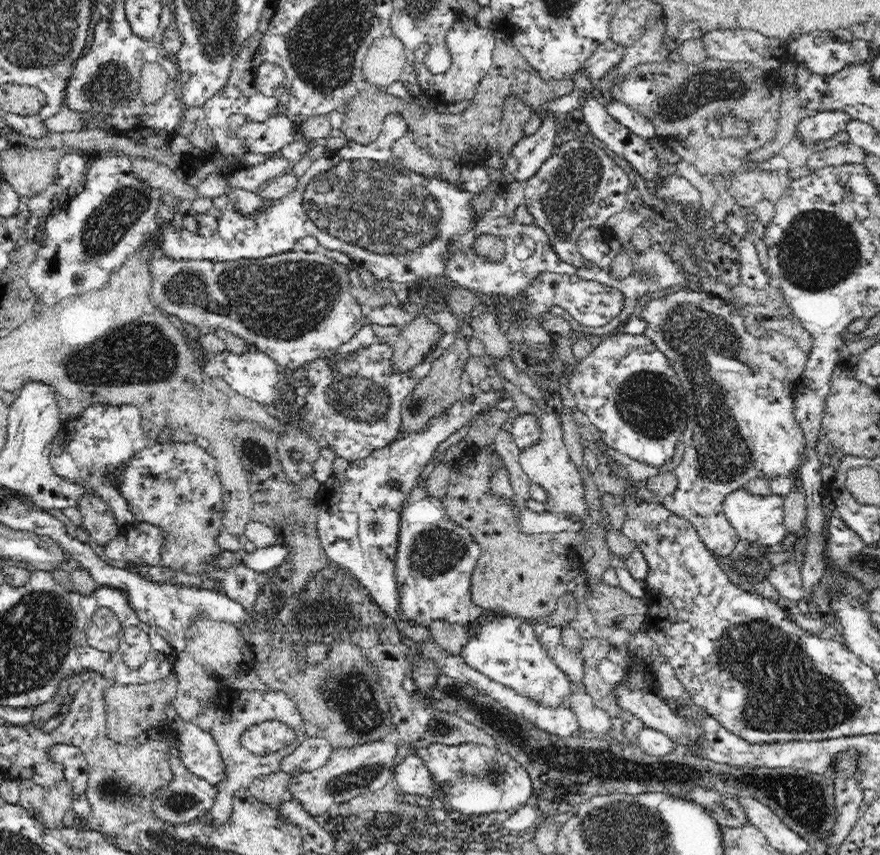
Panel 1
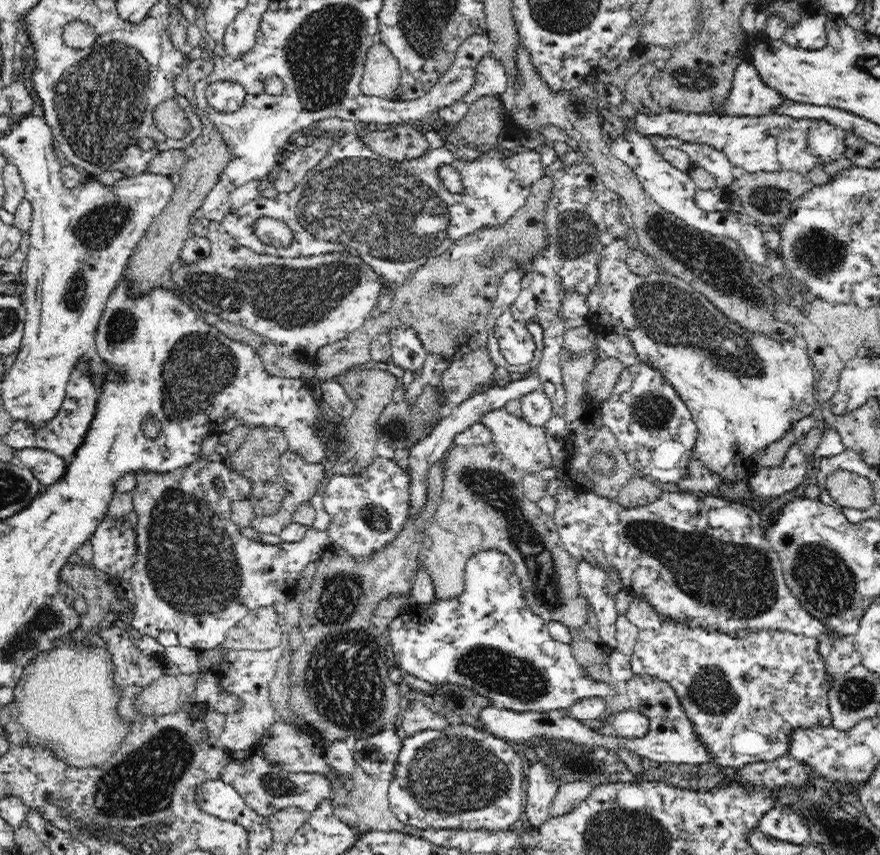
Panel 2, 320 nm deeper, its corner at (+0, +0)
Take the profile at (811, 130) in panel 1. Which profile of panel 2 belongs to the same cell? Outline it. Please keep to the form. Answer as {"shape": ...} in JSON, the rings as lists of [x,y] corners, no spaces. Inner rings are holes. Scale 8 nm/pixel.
{"shape":[[[666,111],[659,114],[639,113],[633,118],[632,125],[647,137],[674,139],[682,143],[704,144],[710,146],[728,157],[736,167],[744,168],[750,173],[758,171],[772,172],[774,170],[795,170],[807,174],[814,166],[837,160],[845,151],[844,141],[848,134],[843,128],[830,124],[827,120],[812,118],[796,118],[792,115],[776,113],[763,117],[730,116],[730,115],[695,115]]]}

